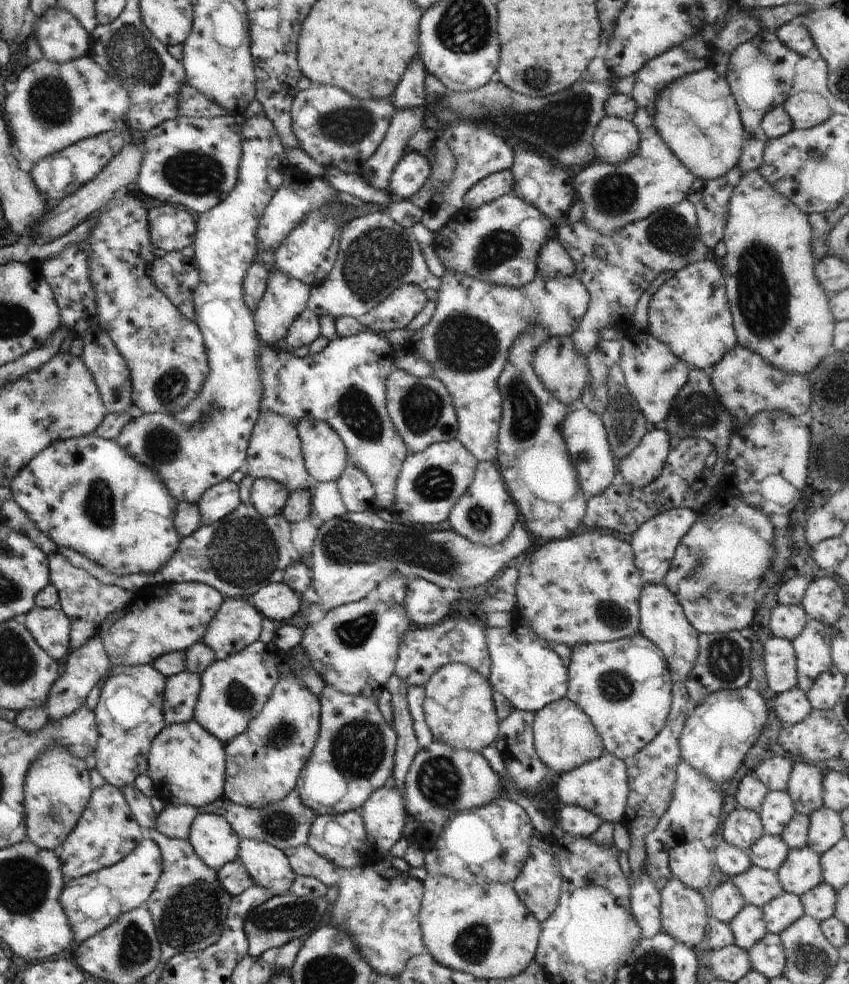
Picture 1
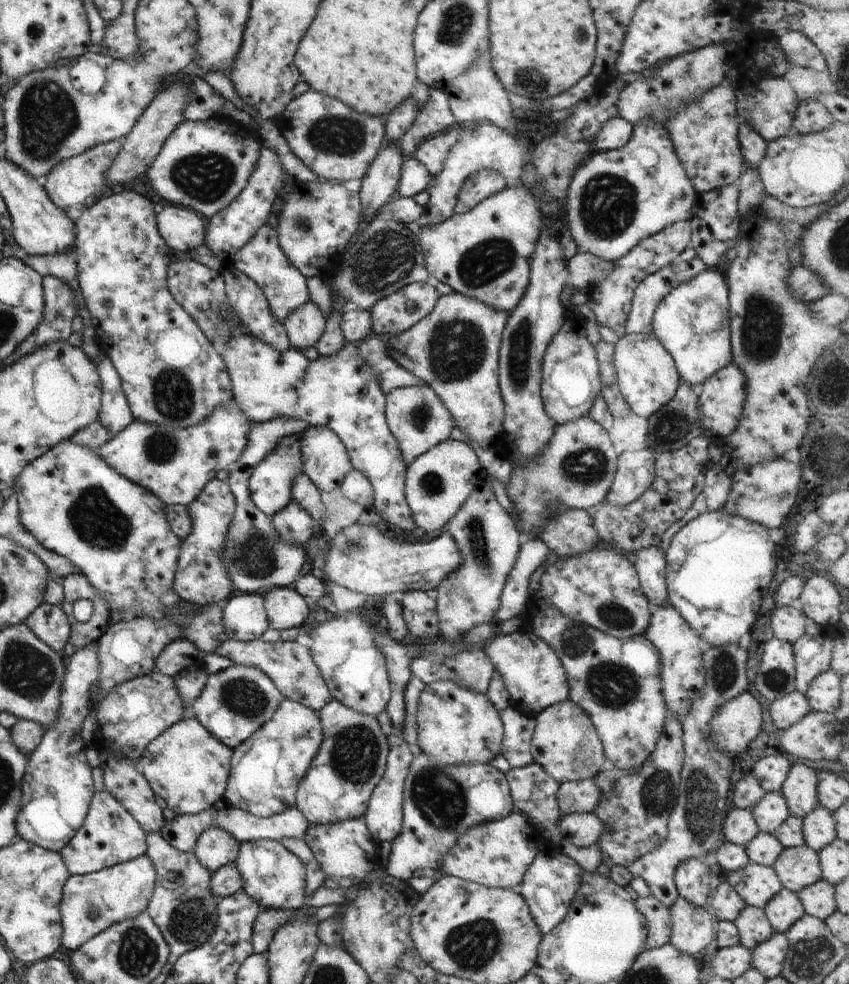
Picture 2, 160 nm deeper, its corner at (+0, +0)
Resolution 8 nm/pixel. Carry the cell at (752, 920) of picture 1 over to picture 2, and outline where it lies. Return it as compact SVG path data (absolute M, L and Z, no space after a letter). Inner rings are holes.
M746 905L734 919L742 946L752 950L768 940L775 930L769 923L763 909Z

